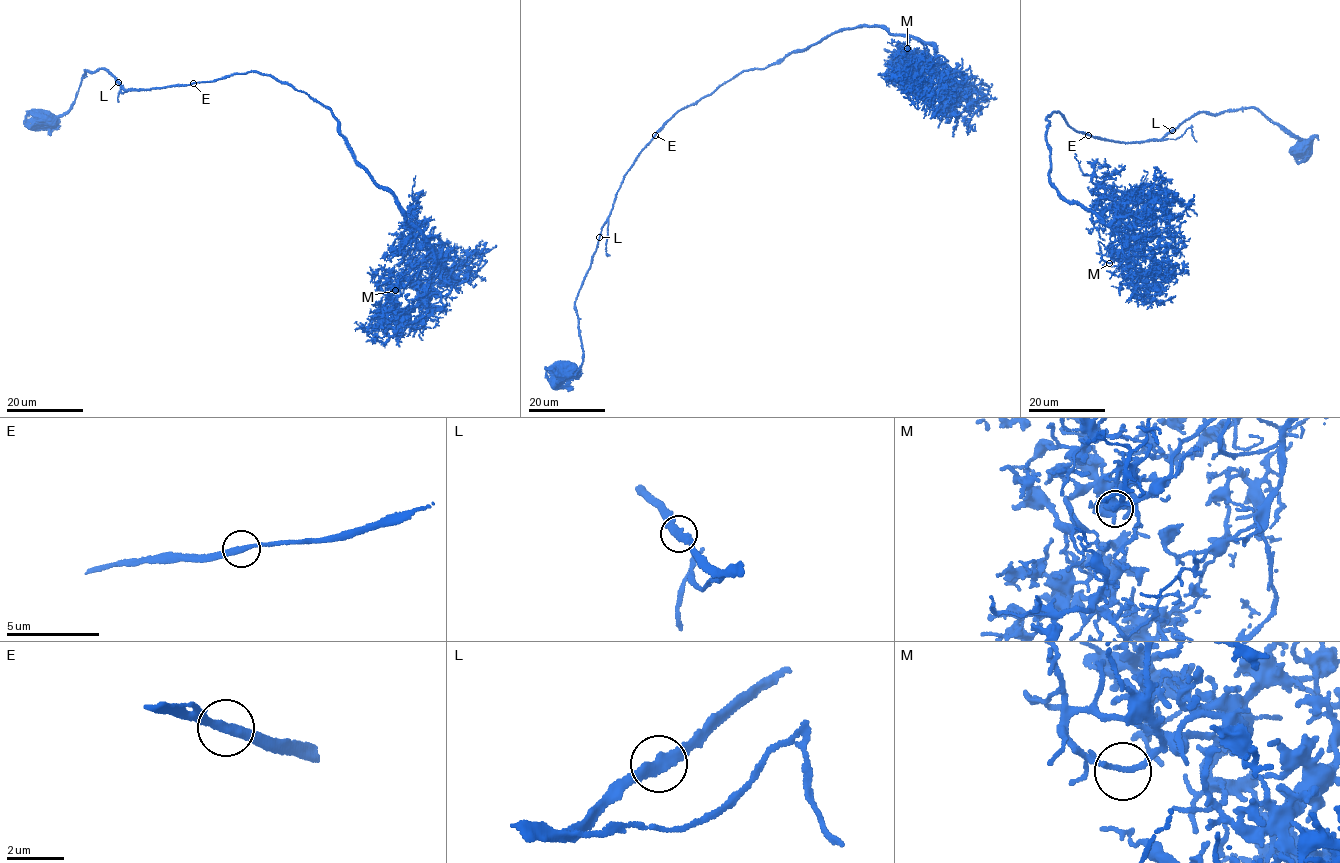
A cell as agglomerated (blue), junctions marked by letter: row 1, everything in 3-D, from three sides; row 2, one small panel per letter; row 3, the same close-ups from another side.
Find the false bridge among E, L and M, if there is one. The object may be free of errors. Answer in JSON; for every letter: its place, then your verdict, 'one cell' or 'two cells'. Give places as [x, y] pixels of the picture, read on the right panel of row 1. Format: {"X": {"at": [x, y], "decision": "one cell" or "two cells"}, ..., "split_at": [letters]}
{"E": {"at": [1088, 135], "decision": "one cell"}, "L": {"at": [1172, 130], "decision": "one cell"}, "M": {"at": [1109, 263], "decision": "one cell"}, "split_at": []}

